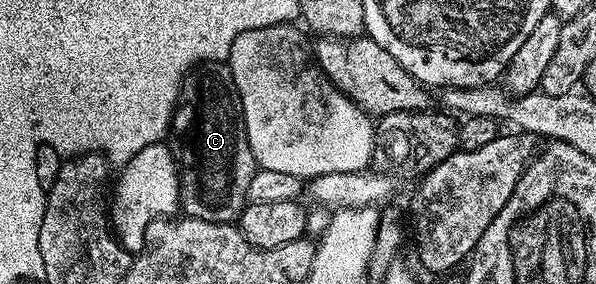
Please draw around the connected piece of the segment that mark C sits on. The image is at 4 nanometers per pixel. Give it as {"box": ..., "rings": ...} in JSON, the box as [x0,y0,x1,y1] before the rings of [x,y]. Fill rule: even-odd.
{"box":[170,61,258,224],"rings":[[[205,61],[192,68],[184,76],[180,87],[180,97],[170,124],[170,146],[172,156],[180,173],[180,207],[189,219],[201,219],[211,223],[235,224],[249,202],[247,190],[251,178],[258,170],[258,164],[252,151],[236,151],[240,135],[246,133],[244,110],[240,107],[240,98],[234,85],[232,70],[224,61]]]}

